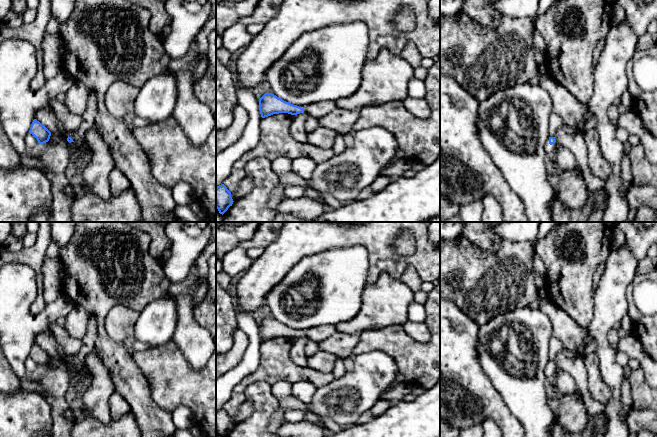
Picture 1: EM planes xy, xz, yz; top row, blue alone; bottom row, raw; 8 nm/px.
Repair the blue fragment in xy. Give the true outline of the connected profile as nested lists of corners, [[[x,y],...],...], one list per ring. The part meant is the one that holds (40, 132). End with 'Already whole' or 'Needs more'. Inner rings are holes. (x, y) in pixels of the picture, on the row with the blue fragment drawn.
[[[36,119],[33,120],[29,133],[37,139],[39,144],[48,142],[51,136],[51,132]]]. Already whole

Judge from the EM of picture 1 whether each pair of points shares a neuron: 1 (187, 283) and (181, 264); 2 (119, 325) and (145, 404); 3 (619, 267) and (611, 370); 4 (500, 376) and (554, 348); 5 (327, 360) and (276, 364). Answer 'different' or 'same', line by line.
1: different
2: different
3: same
4: different
5: different

